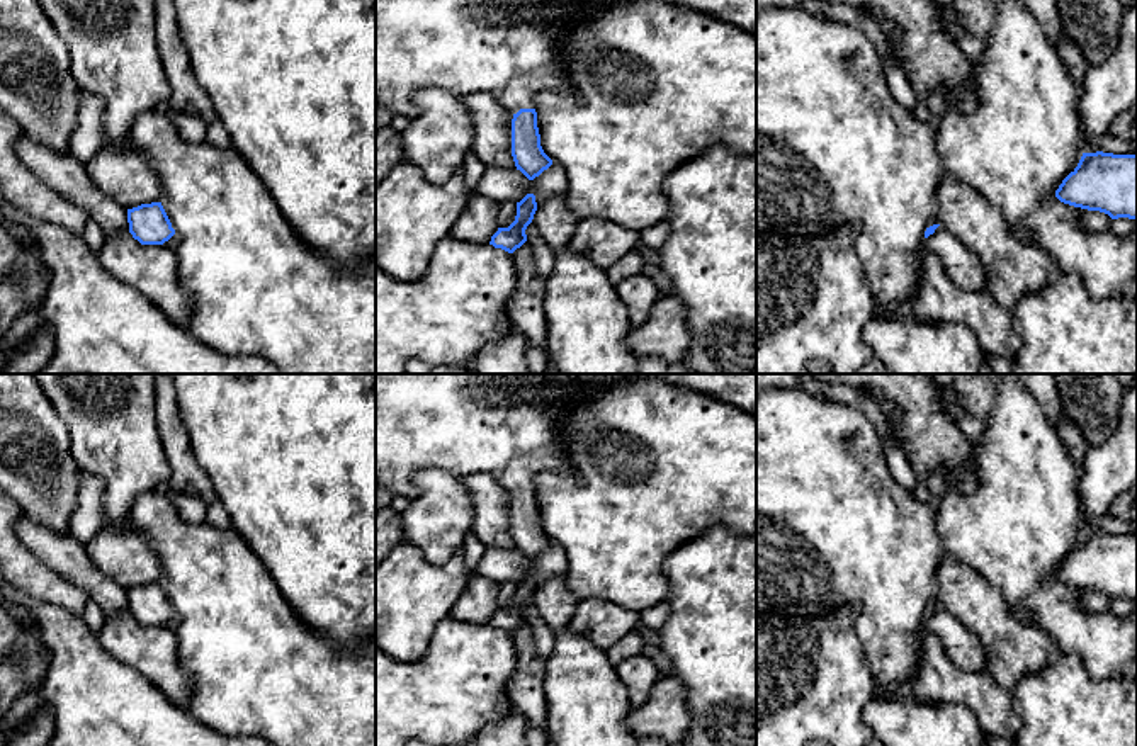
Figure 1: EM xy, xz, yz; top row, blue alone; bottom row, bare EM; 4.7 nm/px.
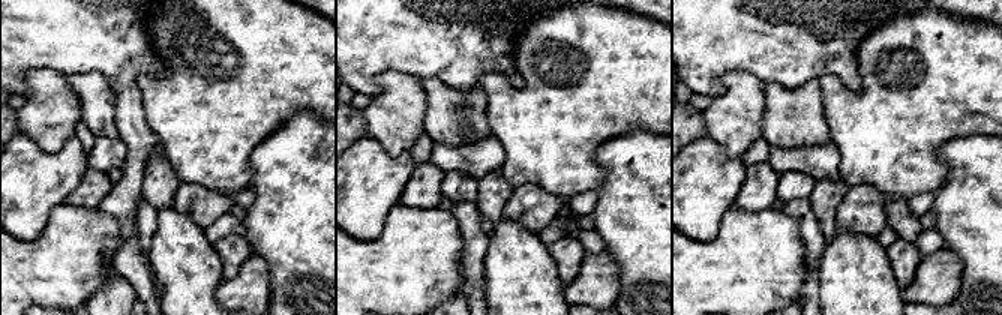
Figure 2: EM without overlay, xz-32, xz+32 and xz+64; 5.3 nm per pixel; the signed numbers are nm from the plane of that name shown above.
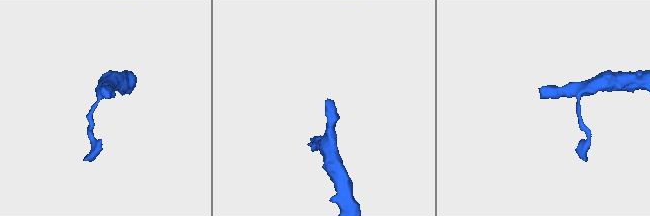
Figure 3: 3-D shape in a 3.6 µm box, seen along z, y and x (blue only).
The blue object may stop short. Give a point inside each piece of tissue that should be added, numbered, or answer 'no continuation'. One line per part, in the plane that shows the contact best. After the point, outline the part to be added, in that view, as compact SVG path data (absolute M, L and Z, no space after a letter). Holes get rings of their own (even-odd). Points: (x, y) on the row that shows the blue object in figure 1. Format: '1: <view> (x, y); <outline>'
1: xz (507, 48); M376 0L376 102L396 116L415 117L418 114L418 107L411 102L415 92L423 88L447 88L457 95L489 93L512 116L520 109L534 109L534 100L539 93L571 90L571 78L566 75L557 51L559 32L580 14L586 14L591 7L607 2L608 0Z

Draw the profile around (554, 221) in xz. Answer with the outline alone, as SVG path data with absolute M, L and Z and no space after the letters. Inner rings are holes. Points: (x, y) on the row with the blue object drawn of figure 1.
M566 194L554 195L537 207L534 224L539 236L556 255L574 235L578 216L569 209Z

